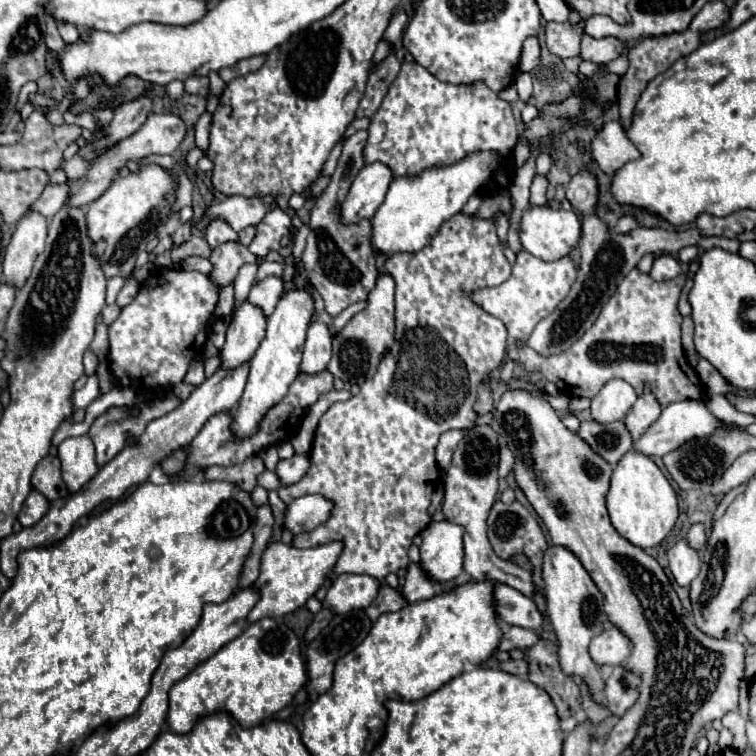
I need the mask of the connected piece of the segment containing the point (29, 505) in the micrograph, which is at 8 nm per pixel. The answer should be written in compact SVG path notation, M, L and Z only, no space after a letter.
M32 489L32 493L26 497L26 501L22 505L18 521L22 523L22 527L32 527L46 515L48 507L50 507L48 499L42 493L38 493L36 489Z

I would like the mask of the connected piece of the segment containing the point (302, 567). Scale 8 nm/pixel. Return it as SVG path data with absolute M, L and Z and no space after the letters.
M280 541L270 543L262 553L260 575L252 583L252 587L260 595L260 599L252 607L252 611L248 613L246 621L254 623L254 621L260 621L264 617L274 619L274 617L282 617L282 615L292 613L298 607L302 607L328 579L328 575L332 573L332 567L334 567L340 553L342 553L342 543L336 543L336 541L332 541L328 545L310 547L310 549L296 549L296 547L284 545Z

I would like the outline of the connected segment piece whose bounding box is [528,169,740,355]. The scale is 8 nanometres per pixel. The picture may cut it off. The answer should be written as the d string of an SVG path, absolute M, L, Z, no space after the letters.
M578 171L568 189L566 199L572 203L574 209L582 211L582 239L580 239L580 253L582 263L578 271L578 279L572 285L566 299L556 307L554 313L550 313L544 321L540 321L534 329L534 333L528 339L528 345L544 355L556 355L568 349L576 339L584 335L586 329L592 327L596 317L600 315L600 309L604 307L604 301L616 291L616 285L626 277L628 271L632 271L644 253L670 253L678 255L682 247L698 245L702 249L720 247L728 253L738 253L740 243L736 239L726 237L704 237L696 227L692 229L680 229L680 231L666 231L666 229L648 229L648 227L636 227L630 233L614 233L608 229L608 225L594 213L598 203L598 179L590 171Z

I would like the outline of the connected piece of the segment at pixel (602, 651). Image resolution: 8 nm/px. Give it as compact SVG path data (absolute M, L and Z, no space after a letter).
M612 627L600 637L592 639L590 655L598 665L622 665L632 653L632 641L618 629Z

